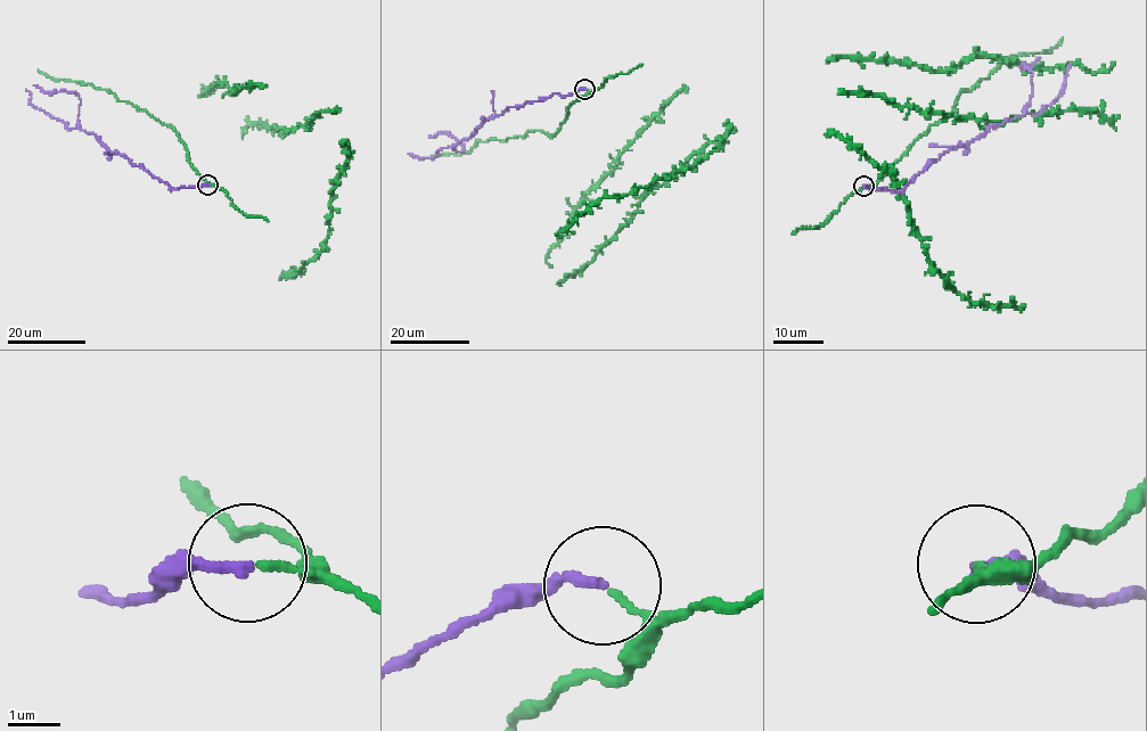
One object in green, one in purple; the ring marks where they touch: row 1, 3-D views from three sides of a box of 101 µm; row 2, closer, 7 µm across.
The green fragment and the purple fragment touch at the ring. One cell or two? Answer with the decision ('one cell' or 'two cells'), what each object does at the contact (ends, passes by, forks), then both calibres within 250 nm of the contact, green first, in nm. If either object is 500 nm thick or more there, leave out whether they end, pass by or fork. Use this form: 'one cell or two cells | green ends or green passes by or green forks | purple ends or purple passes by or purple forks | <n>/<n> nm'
one cell | green ends | purple ends | 100/180 nm

